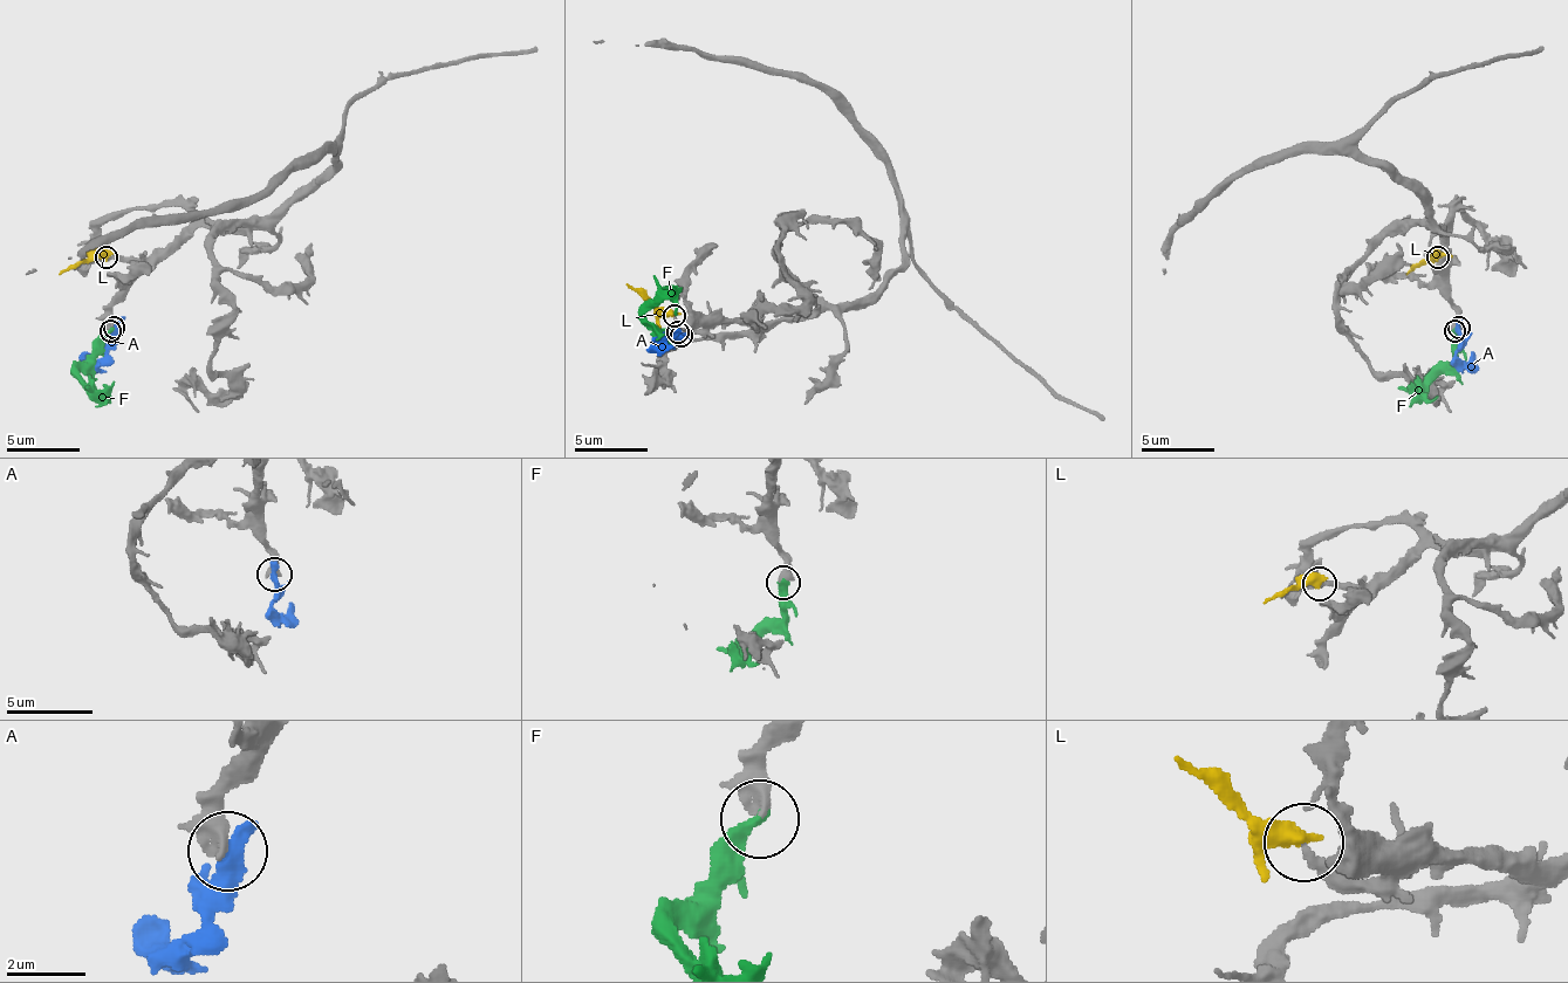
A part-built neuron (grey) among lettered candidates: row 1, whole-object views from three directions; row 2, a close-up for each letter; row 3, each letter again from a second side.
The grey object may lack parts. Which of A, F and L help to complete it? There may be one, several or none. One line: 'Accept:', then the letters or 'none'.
Accept: F

